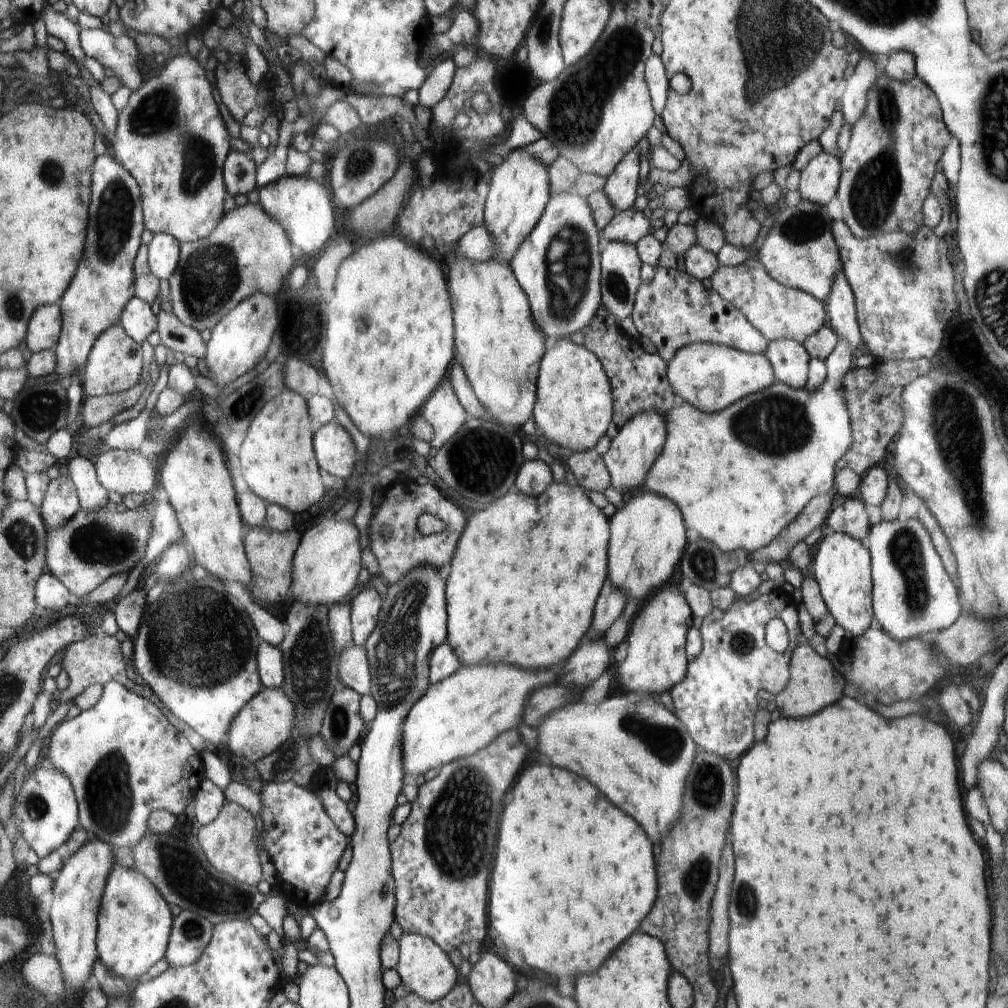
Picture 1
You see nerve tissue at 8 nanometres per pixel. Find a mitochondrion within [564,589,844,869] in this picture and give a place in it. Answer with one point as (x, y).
(663, 740)

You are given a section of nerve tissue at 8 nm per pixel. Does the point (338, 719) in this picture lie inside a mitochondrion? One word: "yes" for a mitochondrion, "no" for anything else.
yes

